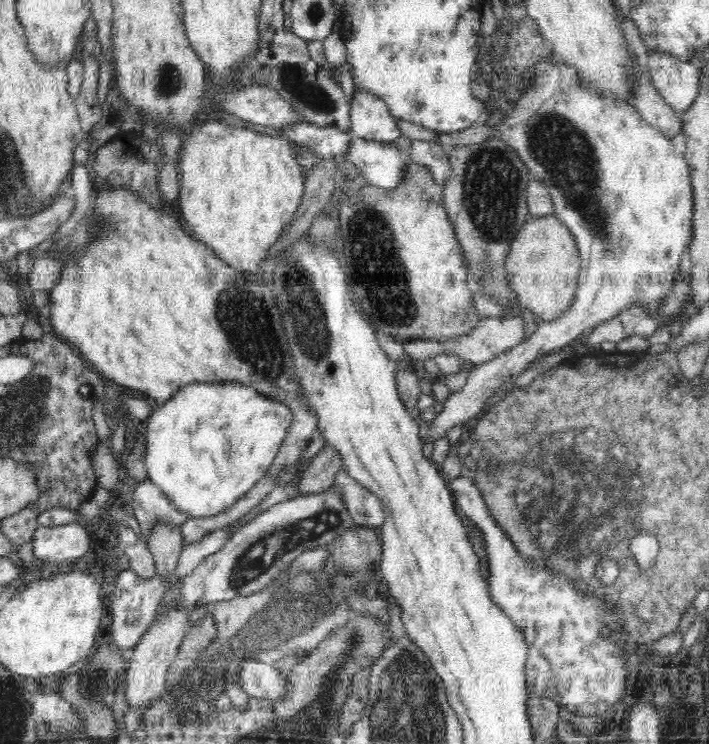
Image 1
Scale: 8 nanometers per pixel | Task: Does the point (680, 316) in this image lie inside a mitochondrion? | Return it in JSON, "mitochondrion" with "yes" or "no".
{"mitochondrion":"no"}

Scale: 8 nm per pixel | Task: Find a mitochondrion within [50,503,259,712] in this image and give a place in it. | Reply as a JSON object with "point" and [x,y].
{"point":[101,679]}

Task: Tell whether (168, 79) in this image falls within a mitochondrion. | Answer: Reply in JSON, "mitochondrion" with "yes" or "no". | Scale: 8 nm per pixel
{"mitochondrion":"yes"}

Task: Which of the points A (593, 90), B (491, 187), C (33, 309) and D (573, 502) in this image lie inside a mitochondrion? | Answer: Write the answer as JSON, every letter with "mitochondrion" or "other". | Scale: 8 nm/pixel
{"A":"other","B":"mitochondrion","C":"other","D":"mitochondrion"}

